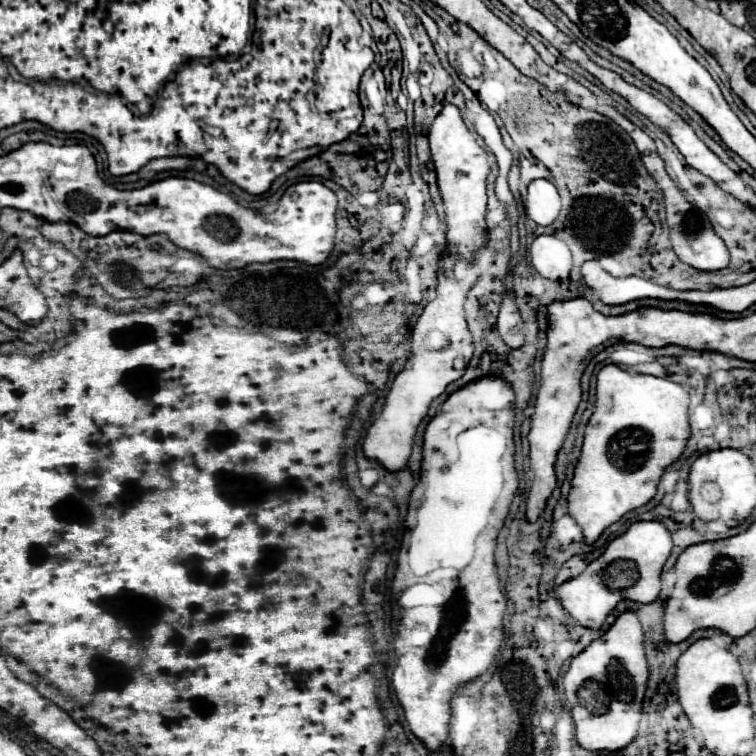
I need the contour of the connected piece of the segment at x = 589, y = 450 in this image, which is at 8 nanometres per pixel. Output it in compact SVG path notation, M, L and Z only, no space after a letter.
M618 365L602 367L596 379L596 405L584 429L584 443L568 493L568 513L582 527L588 545L592 545L608 525L616 523L628 511L646 505L656 495L656 485L664 469L680 459L690 437L690 397L682 385L652 375L632 375Z

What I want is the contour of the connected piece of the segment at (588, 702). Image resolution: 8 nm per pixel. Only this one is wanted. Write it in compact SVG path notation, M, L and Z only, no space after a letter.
M624 611L600 639L572 659L564 675L564 695L572 705L578 745L588 751L618 751L626 747L638 731L646 683L644 631L636 613Z

